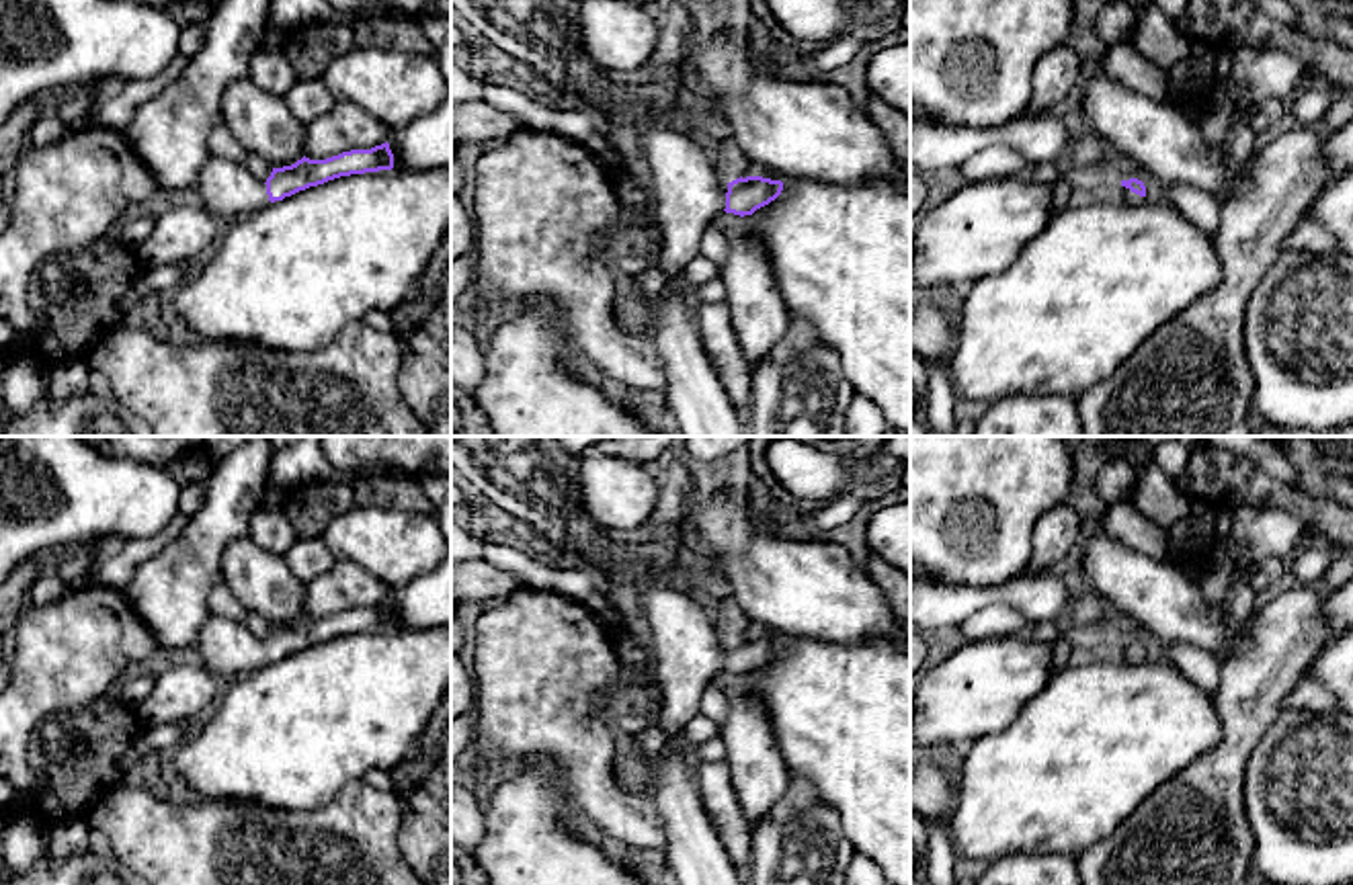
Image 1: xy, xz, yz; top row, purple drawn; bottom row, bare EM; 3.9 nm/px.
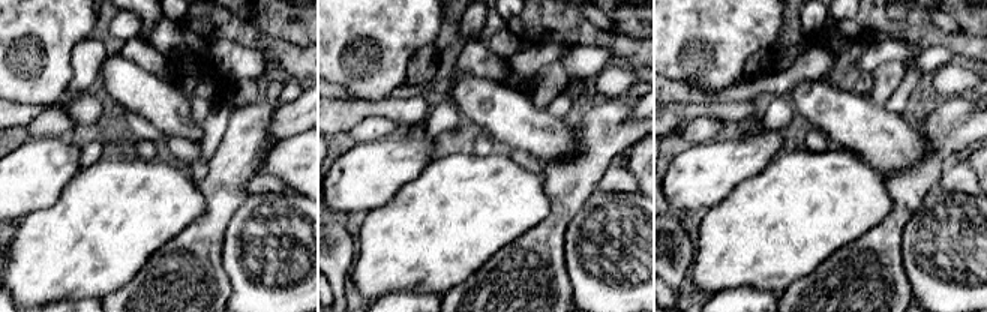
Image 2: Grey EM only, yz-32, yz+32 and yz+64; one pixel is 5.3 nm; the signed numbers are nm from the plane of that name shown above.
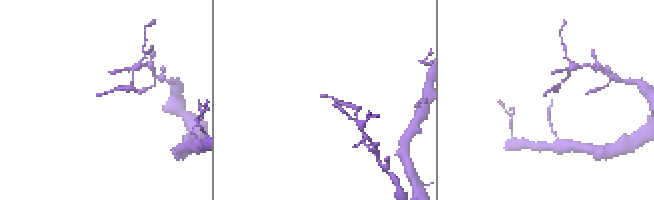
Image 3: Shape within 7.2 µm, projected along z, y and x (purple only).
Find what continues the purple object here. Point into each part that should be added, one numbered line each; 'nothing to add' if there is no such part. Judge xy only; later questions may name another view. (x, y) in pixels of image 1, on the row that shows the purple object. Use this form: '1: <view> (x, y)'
1: xy (226, 189)

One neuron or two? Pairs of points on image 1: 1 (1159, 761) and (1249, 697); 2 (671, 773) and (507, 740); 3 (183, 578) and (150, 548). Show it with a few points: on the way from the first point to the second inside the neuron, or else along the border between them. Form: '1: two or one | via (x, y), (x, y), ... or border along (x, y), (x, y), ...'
1: two | border along (1214, 695), (1222, 738), (1194, 759)
2: two | border along (652, 783), (663, 830)
3: two | border along (189, 519), (124, 586)

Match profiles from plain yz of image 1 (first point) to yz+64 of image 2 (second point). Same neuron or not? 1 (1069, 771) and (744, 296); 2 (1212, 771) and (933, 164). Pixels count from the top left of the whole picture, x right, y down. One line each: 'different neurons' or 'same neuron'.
1: different neurons
2: same neuron

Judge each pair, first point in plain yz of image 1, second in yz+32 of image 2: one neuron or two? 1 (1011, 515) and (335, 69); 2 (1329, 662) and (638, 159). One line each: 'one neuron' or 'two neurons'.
1: one neuron
2: one neuron

